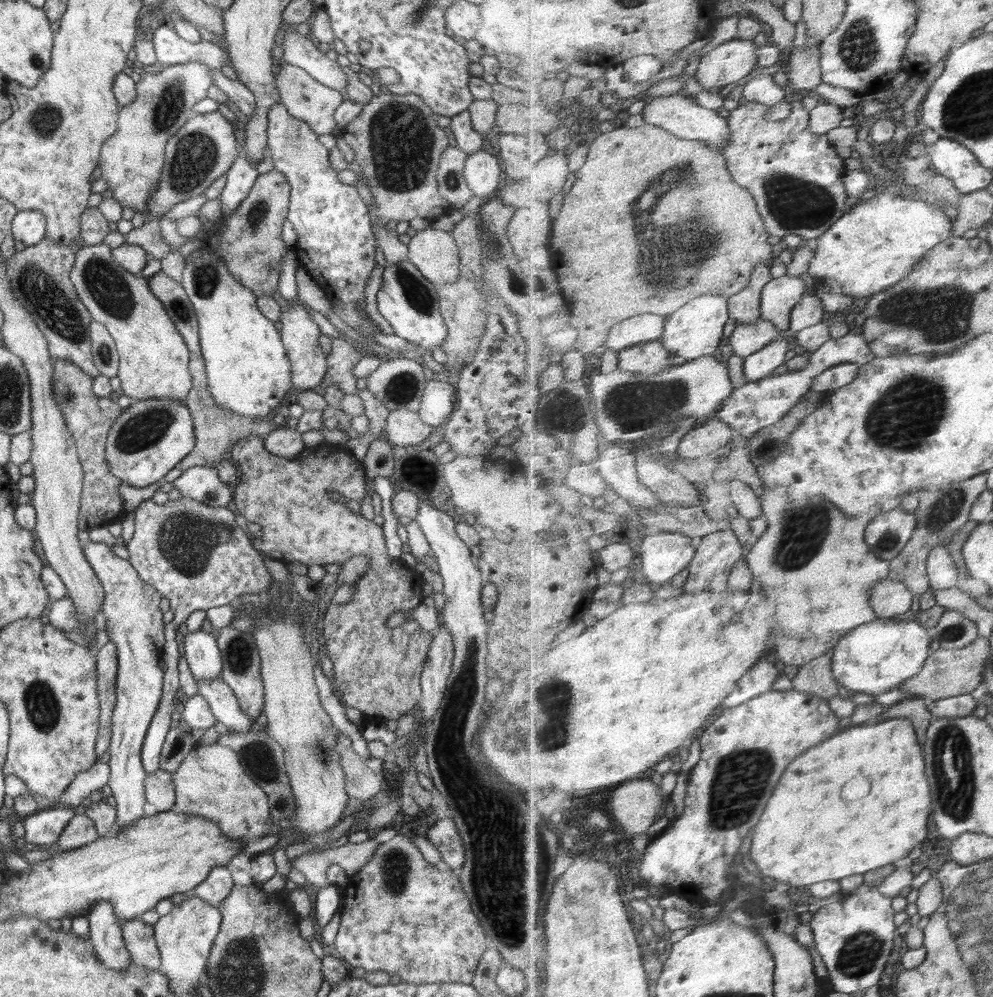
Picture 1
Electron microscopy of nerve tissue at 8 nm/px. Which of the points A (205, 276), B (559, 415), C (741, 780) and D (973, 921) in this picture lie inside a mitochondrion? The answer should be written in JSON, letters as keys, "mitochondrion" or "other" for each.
{"A":"mitochondrion","B":"mitochondrion","C":"mitochondrion","D":"mitochondrion"}

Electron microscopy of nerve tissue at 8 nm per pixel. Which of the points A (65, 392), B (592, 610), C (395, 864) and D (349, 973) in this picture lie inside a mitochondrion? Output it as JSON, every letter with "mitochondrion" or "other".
{"A":"mitochondrion","B":"other","C":"mitochondrion","D":"other"}

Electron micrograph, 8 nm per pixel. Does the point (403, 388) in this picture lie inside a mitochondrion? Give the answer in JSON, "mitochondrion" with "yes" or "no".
{"mitochondrion":"yes"}

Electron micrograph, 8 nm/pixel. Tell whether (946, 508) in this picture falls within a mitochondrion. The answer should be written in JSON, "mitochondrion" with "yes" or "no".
{"mitochondrion":"yes"}

